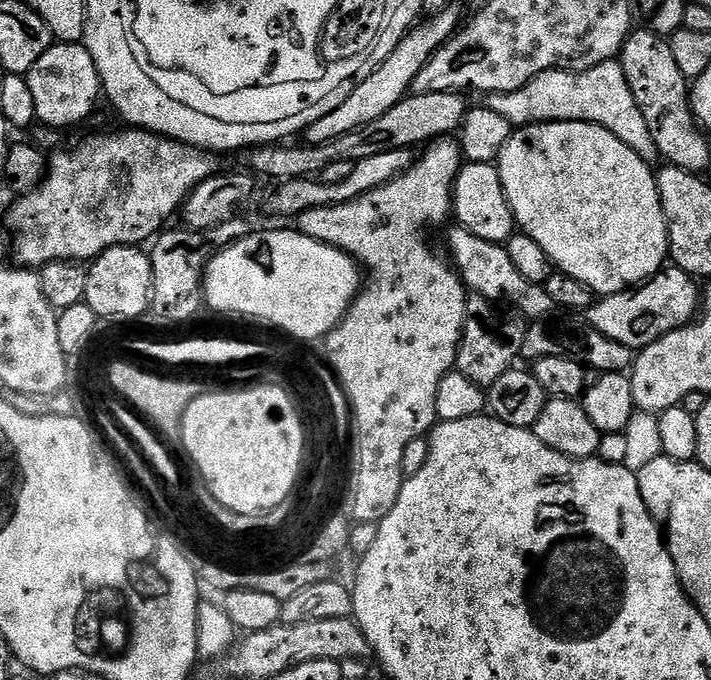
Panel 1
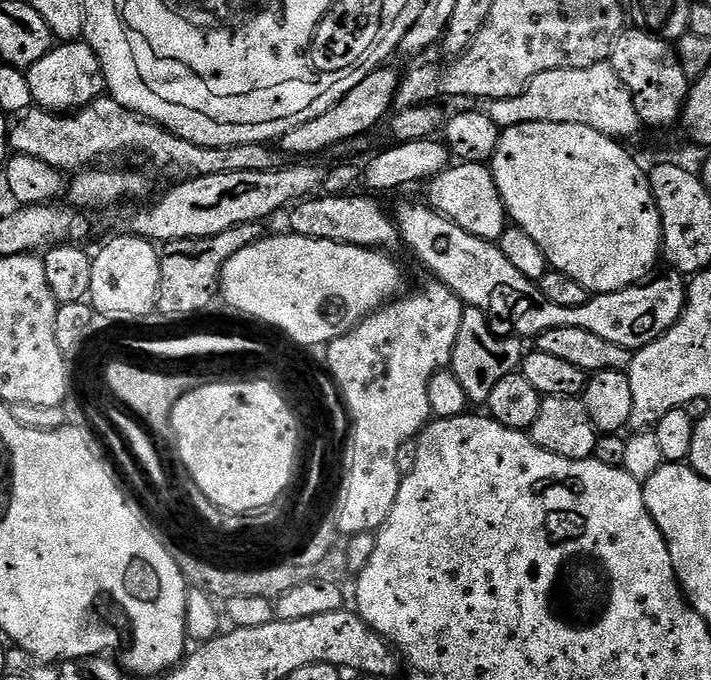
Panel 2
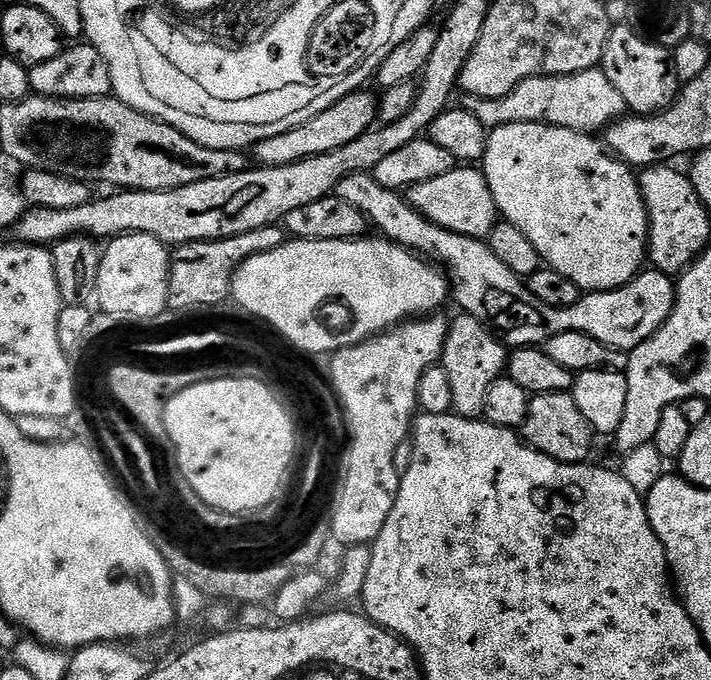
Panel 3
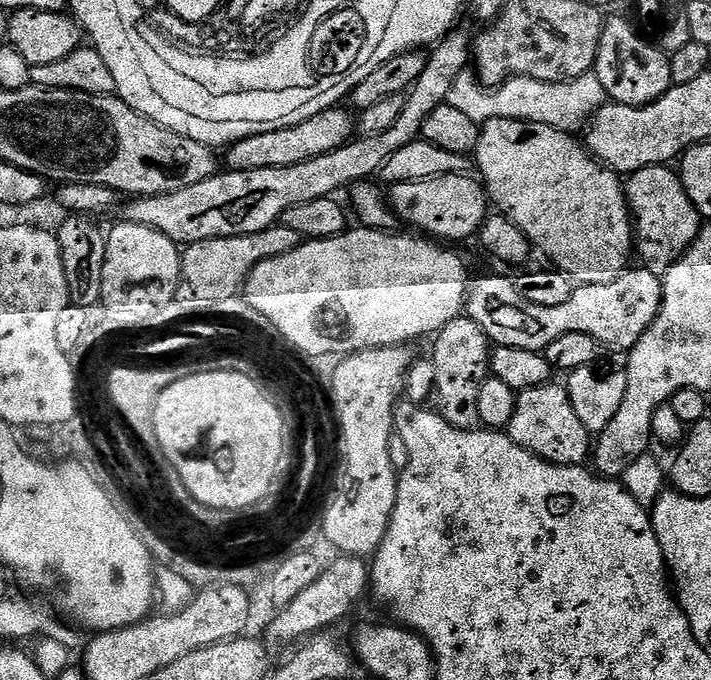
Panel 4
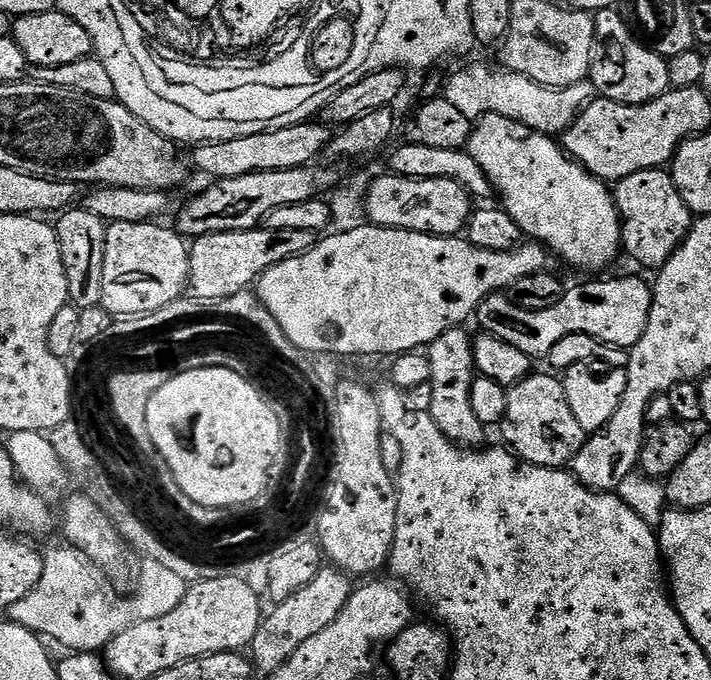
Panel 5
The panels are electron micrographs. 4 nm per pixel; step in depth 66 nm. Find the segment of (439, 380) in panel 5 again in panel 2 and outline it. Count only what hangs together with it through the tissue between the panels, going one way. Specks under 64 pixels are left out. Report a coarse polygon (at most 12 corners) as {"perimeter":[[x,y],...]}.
{"perimeter":[[465,307],[450,371],[469,405],[519,369],[526,348]]}

